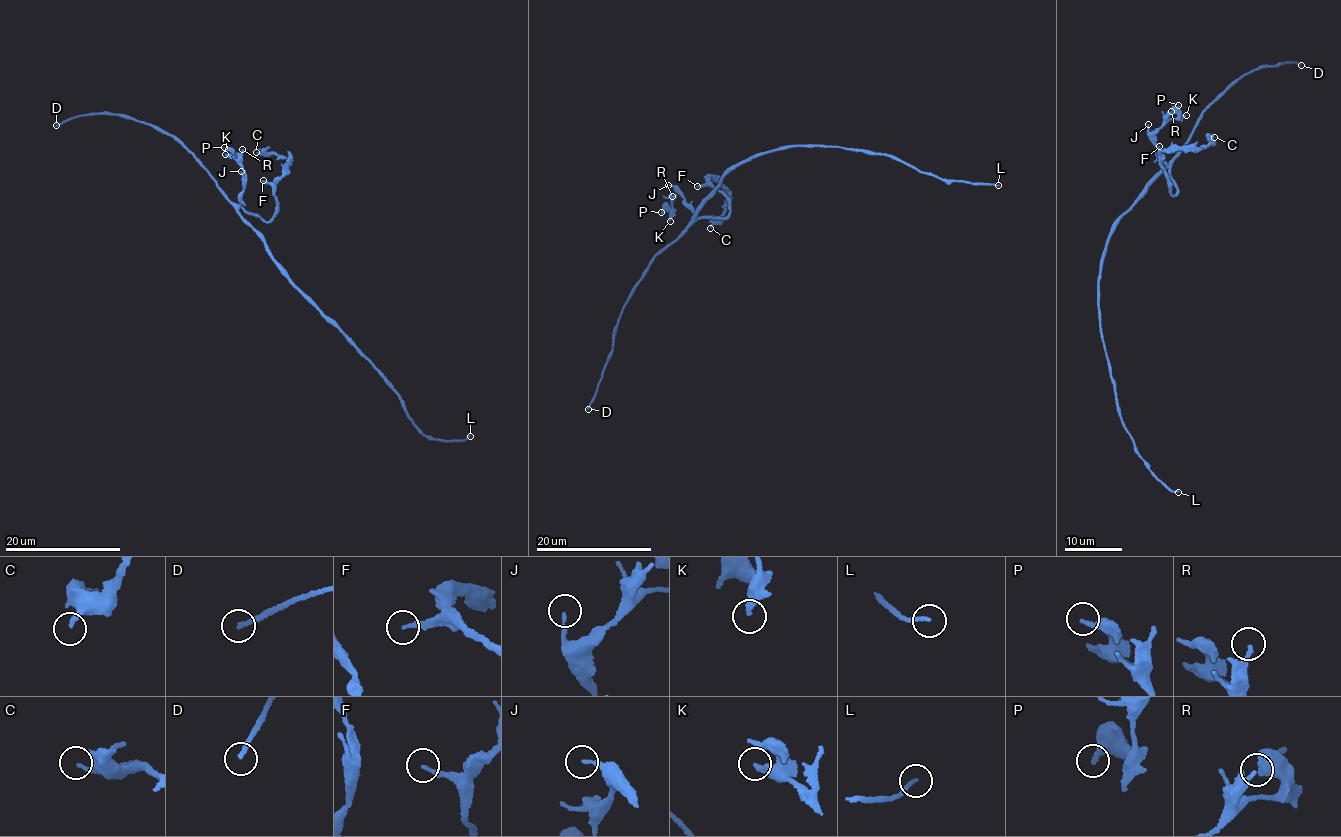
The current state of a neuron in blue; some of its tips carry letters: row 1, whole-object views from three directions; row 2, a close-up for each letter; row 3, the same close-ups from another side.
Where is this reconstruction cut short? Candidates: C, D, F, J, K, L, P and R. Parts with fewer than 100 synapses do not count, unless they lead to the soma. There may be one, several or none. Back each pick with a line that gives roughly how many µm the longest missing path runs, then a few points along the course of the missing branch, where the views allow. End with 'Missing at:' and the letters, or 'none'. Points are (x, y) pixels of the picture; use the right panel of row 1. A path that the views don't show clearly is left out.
D: Missing length about 130 µm
Missing at: D

